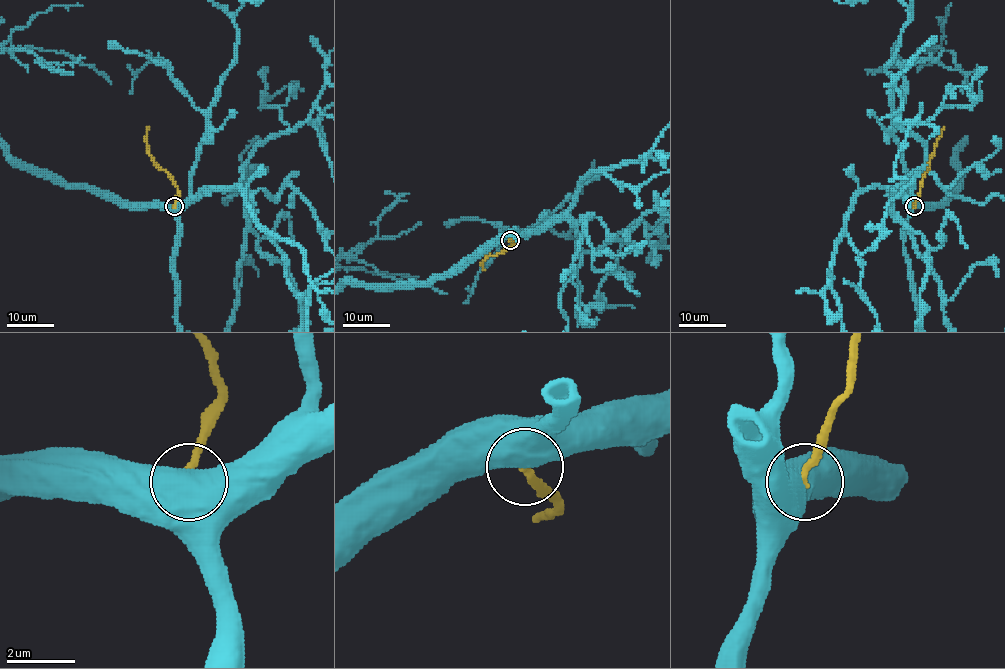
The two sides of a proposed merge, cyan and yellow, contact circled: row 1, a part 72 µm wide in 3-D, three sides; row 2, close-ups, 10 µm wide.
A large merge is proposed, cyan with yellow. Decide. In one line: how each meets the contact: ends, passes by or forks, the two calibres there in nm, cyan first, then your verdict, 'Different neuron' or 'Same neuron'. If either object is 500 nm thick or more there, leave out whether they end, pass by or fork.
Thickness 750 nm (cyan) against 200 nm. Different neuron

